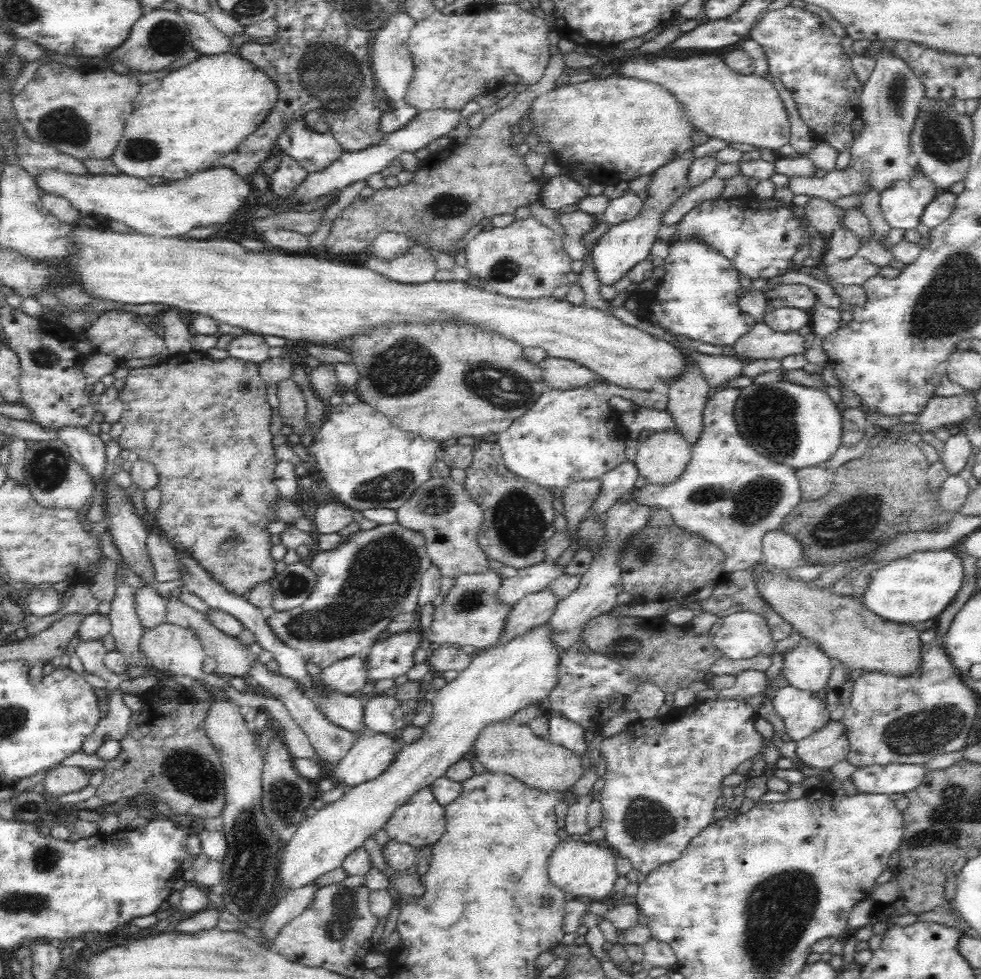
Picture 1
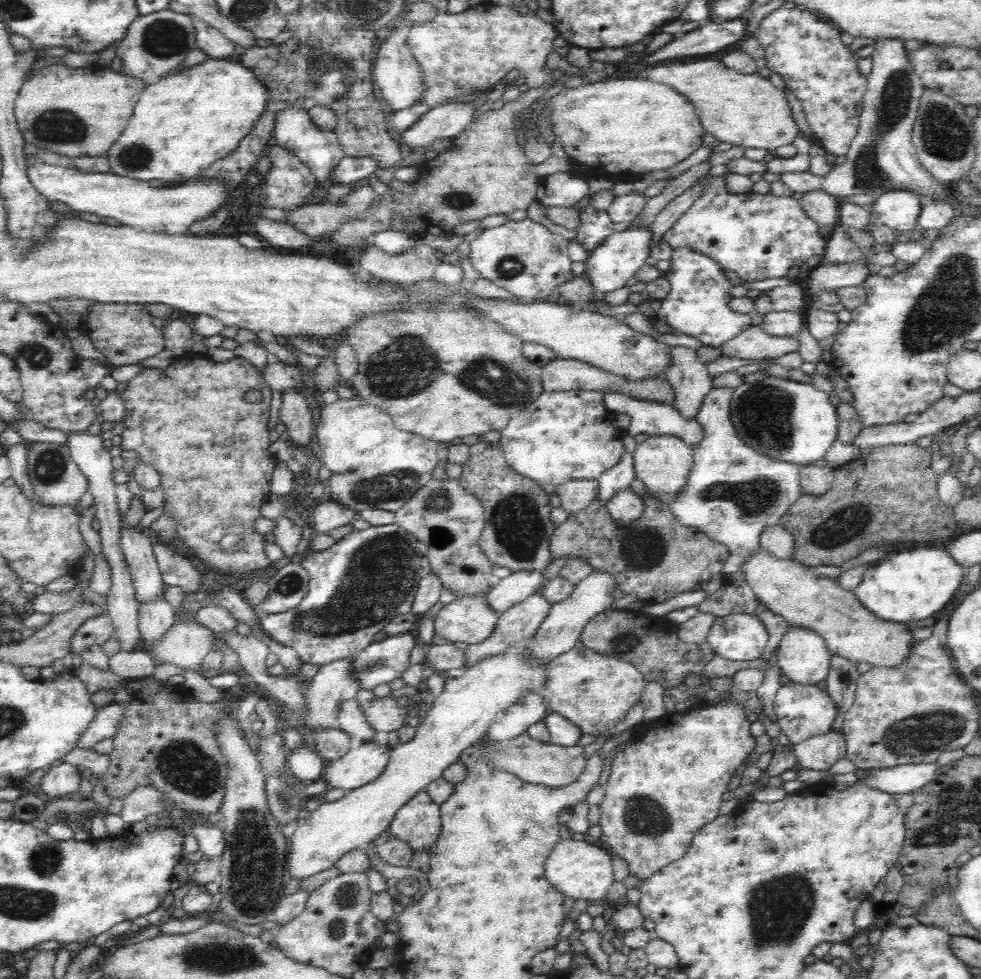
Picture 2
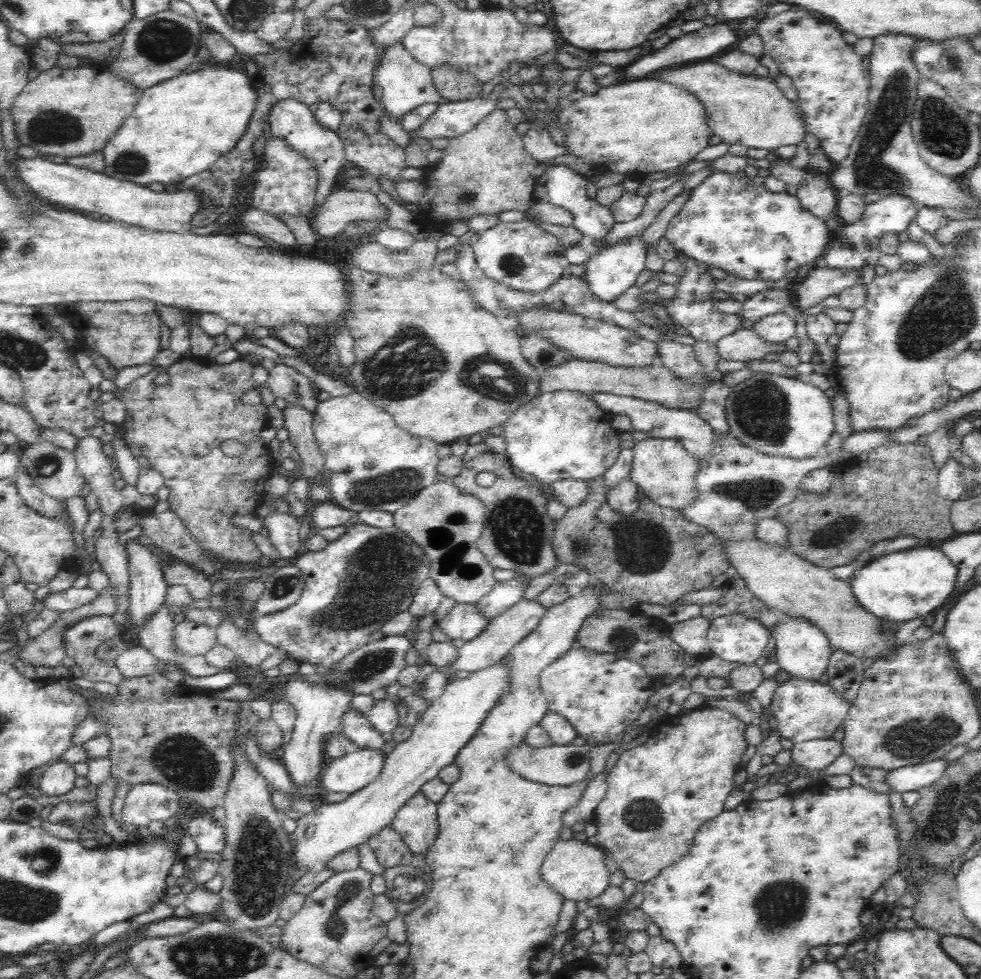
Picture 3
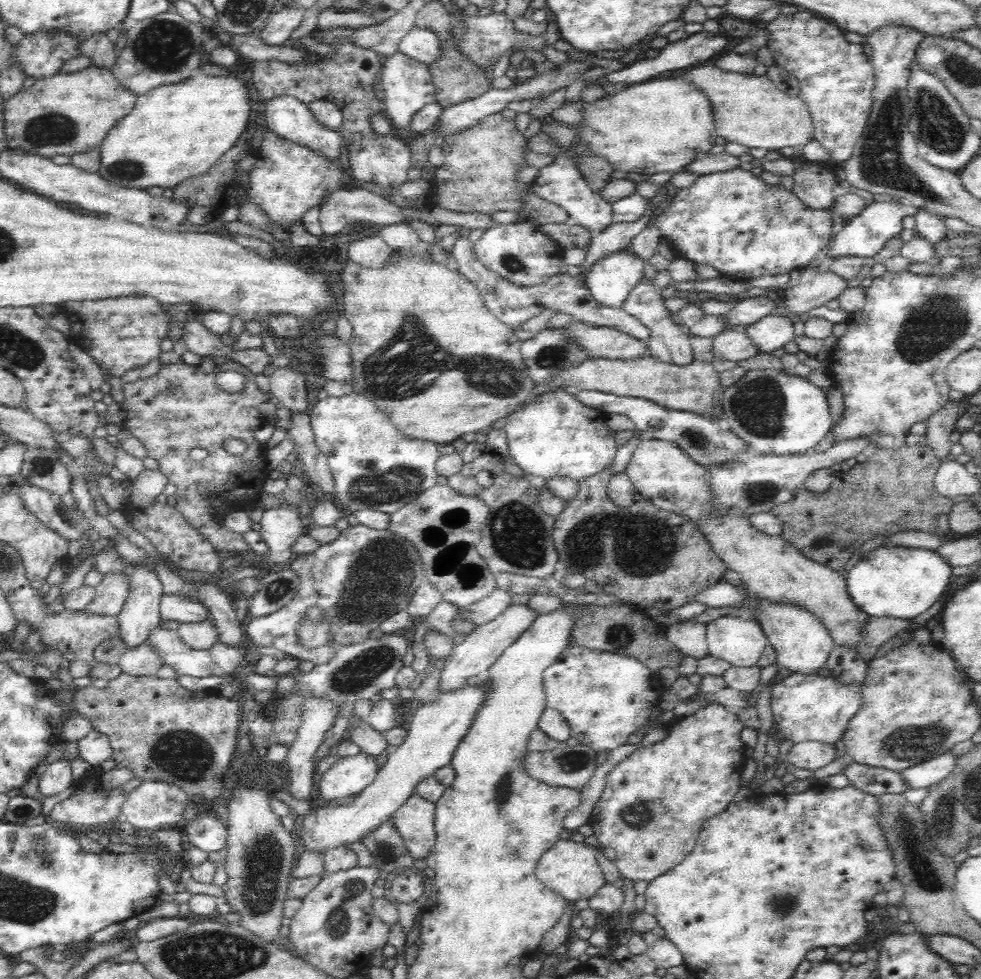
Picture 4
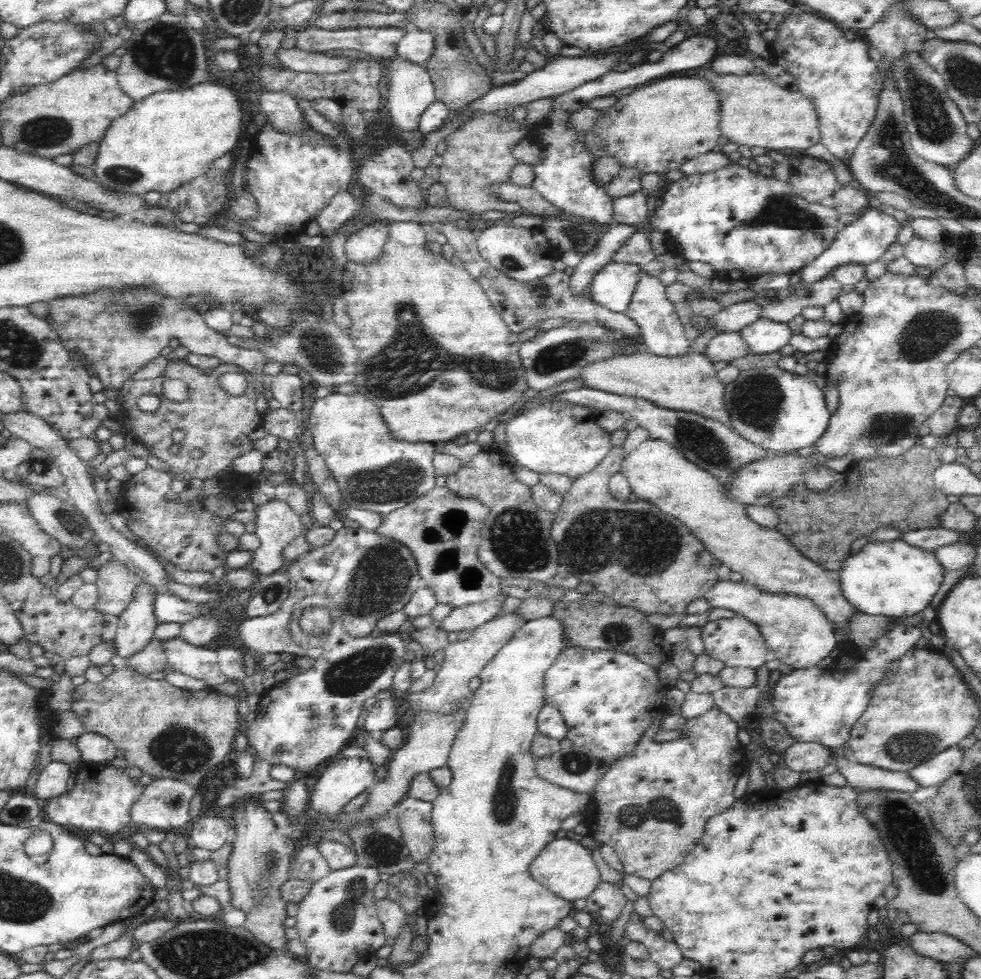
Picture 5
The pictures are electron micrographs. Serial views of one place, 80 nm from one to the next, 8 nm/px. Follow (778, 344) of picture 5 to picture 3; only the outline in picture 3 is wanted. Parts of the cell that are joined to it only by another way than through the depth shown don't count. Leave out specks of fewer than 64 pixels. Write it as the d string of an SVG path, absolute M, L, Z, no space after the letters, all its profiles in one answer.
M775 313L764 316L762 319L754 322L752 328L764 340L772 343L786 343L788 338L792 338L796 334L795 313Z

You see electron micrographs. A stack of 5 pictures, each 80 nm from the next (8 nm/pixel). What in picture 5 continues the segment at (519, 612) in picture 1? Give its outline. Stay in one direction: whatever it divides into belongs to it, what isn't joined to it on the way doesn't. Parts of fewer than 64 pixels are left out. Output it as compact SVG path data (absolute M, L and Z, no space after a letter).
M516 609L513 612L498 615L490 620L490 622L486 622L486 624L471 630L468 639L462 642L458 640L450 642L445 650L443 664L441 664L441 668L437 672L432 685L419 693L406 695L412 712L415 715L420 710L431 710L440 714L452 712L458 698L471 694L470 689L468 689L468 683L472 680L472 677L479 676L484 668L492 662L496 653L501 648L504 648L511 641L511 638L515 636L517 630L520 630L520 627L524 626L527 622L527 618L520 616Z

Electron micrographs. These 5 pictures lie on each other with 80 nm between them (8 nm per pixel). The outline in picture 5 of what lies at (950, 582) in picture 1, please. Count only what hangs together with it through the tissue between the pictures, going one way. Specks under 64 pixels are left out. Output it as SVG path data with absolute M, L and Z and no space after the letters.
M896 539L868 543L857 554L848 555L839 575L844 596L860 613L898 618L928 608L944 580L945 570L933 551Z

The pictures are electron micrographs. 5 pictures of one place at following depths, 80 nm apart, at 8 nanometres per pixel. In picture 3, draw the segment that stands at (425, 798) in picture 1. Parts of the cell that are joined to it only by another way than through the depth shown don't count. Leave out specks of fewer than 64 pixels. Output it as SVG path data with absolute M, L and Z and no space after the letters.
M420 792L395 815L391 828L414 855L425 854L435 844L439 834L437 810L438 803L431 802Z

